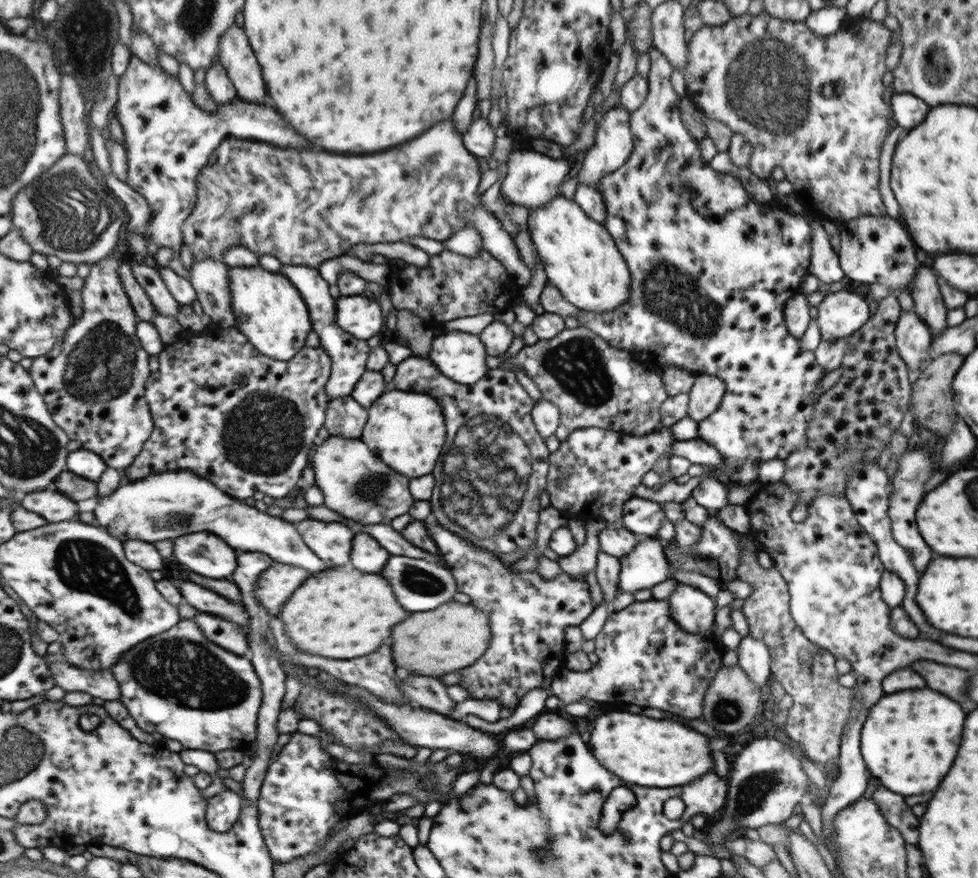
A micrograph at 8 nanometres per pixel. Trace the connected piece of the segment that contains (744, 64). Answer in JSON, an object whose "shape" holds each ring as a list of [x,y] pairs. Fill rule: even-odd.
{"shape":[[[765,10],[759,15],[752,16],[749,12],[730,19],[722,26],[704,26],[697,30],[687,42],[688,56],[686,66],[681,70],[686,81],[687,97],[704,113],[705,117],[731,128],[734,133],[741,134],[751,145],[752,150],[746,168],[752,171],[760,179],[769,180],[771,172],[775,168],[784,171],[786,181],[794,187],[793,195],[801,206],[801,210],[832,222],[843,223],[861,216],[886,217],[886,208],[880,198],[878,190],[878,160],[880,160],[880,146],[888,134],[888,120],[894,118],[892,108],[884,102],[884,90],[882,90],[882,76],[886,72],[884,58],[887,56],[890,46],[890,31],[883,22],[876,22],[870,18],[851,19],[846,18],[844,24],[831,35],[818,36],[817,32],[809,27],[805,21],[784,20],[770,16]]]}

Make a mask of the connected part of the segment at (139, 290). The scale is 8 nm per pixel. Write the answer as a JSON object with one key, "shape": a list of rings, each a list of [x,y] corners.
{"shape":[[[129,261],[120,267],[120,274],[140,319],[153,322],[154,318],[160,315],[159,308],[154,304],[142,283],[136,278],[133,266]]]}

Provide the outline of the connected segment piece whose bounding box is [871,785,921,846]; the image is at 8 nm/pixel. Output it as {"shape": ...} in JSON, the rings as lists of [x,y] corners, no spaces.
{"shape":[[[879,785],[871,799],[876,802],[885,821],[902,833],[905,842],[917,846],[921,822],[913,814],[912,807],[907,806],[905,797]]]}

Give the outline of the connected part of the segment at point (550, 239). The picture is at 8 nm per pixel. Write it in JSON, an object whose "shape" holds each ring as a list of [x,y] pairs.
{"shape":[[[559,195],[548,204],[530,208],[528,232],[542,259],[548,282],[561,292],[570,304],[587,310],[605,314],[611,312],[631,298],[631,270],[621,249],[604,224],[592,220],[568,198]]]}

